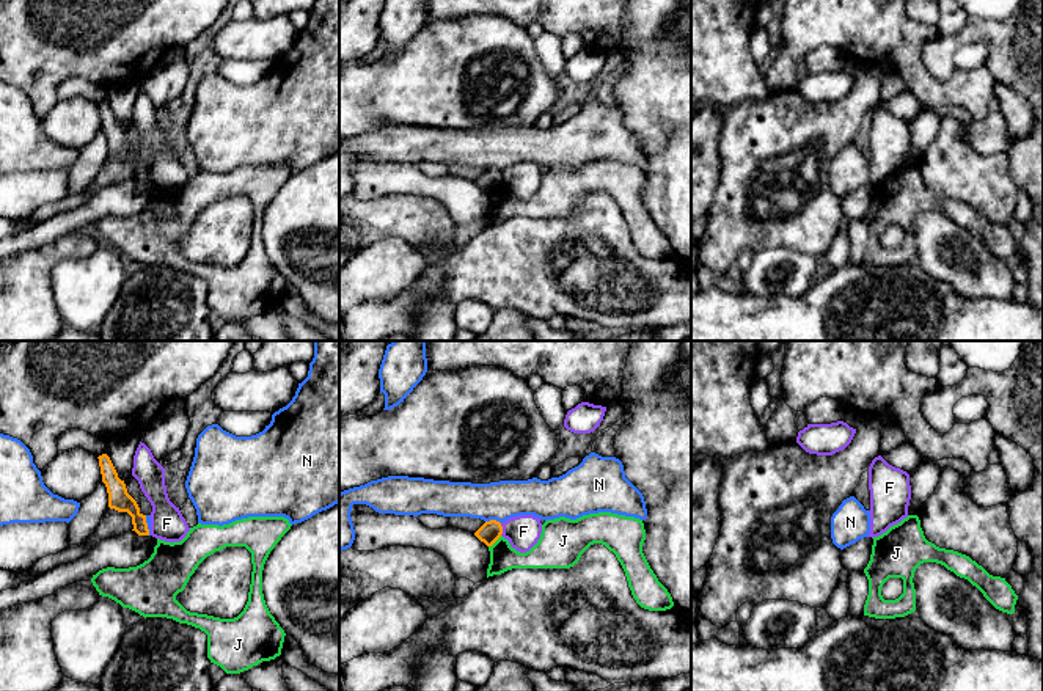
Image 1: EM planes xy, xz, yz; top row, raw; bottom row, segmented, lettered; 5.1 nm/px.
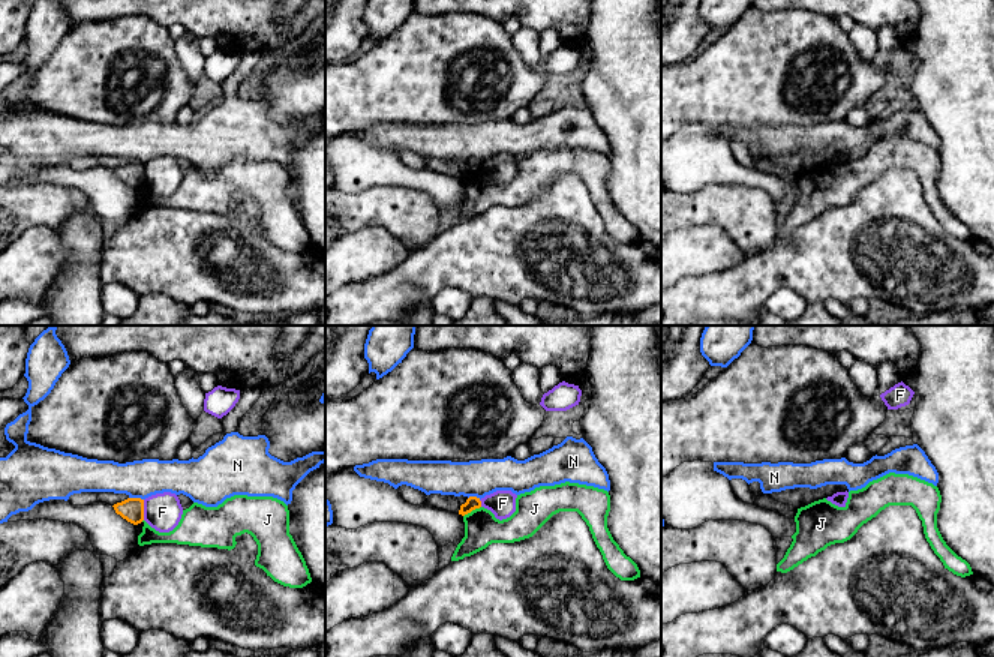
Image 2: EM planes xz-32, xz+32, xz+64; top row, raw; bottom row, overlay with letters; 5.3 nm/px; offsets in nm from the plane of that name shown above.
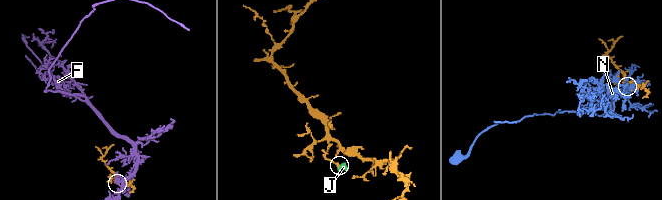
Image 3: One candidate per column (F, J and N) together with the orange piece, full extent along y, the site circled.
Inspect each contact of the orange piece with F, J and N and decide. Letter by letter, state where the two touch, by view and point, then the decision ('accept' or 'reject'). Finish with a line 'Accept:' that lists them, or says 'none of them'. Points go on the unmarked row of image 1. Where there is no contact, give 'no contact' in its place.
F: xz (501, 178) | reject
J: xz (495, 189) | reject
N: xz (494, 168) | reject
Accept: none of them

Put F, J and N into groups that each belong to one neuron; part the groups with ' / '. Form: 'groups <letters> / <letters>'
groups F / J / N

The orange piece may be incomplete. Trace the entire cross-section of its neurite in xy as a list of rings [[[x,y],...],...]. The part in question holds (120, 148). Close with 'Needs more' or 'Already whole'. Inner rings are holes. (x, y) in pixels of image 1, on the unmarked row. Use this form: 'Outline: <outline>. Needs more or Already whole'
Outline: [[[107,102],[97,105],[102,130],[108,141],[108,155],[118,160],[127,160],[132,165],[134,177],[138,184],[149,184],[146,163],[140,160],[137,149],[127,141],[124,129],[118,126],[118,121]]]. Already whole

